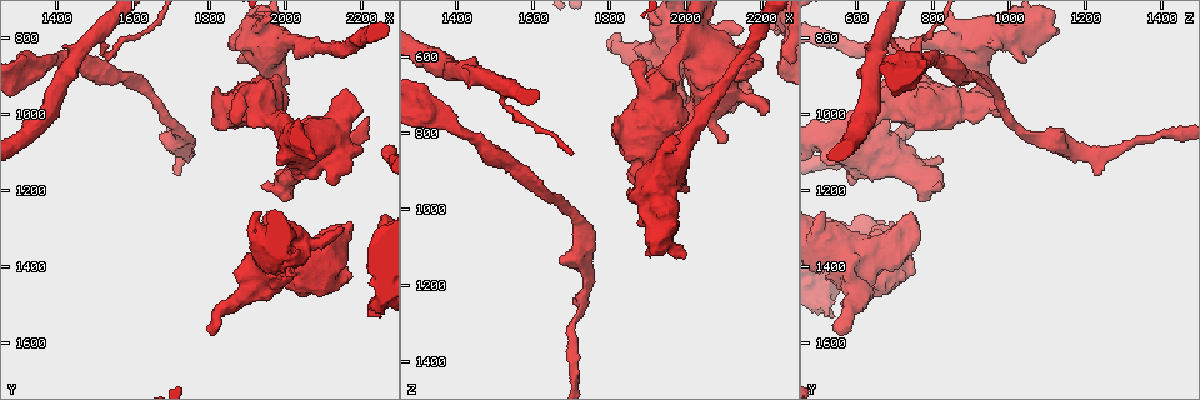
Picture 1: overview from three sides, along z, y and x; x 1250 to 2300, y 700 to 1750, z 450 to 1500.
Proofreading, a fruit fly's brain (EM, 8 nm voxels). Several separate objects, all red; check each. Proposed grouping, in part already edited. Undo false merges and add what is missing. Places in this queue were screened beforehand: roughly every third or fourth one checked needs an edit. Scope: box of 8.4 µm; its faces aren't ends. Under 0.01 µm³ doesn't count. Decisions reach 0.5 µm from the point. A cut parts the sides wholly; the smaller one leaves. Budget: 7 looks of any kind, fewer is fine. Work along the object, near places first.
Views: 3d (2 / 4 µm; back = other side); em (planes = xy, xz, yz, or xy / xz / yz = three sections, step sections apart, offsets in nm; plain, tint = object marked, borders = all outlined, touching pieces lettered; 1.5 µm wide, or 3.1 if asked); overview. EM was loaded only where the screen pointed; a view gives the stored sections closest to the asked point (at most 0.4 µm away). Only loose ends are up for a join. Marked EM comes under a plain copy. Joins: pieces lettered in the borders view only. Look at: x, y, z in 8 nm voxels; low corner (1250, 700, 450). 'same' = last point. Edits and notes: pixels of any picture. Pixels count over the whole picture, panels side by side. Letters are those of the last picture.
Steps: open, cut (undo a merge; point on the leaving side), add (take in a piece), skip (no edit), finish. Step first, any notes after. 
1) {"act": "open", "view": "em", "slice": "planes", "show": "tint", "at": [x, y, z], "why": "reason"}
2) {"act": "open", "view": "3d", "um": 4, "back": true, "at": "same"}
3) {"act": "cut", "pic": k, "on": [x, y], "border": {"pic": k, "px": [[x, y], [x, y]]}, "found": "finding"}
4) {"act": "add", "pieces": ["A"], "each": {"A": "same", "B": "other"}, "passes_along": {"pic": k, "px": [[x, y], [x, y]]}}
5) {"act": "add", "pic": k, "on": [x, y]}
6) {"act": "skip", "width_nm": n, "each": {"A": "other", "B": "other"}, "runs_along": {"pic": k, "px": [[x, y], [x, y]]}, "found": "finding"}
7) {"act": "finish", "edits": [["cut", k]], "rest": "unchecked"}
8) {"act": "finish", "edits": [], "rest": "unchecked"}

{"act": "open", "view": "em", "slice": "planes", "show": "tint", "at": [2000, 780, 1115], "why": "stops while still wide"}

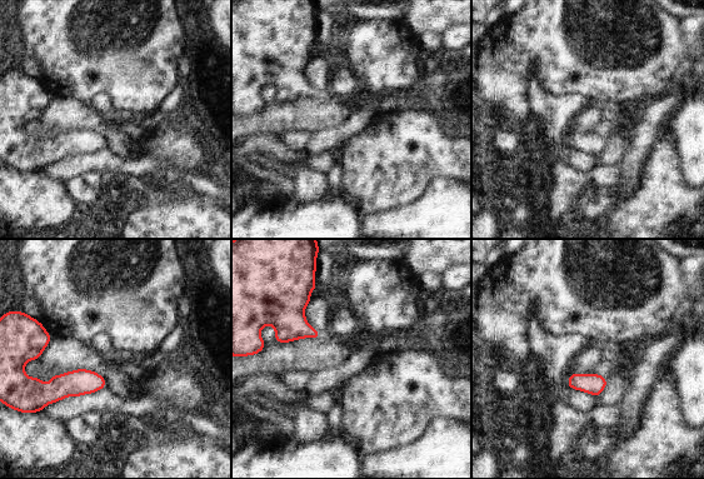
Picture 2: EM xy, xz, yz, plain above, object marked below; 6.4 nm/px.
{"act": "open", "view": "em", "slice": "planes", "show": "borders", "at": "same", "why": "see the neighbours"}

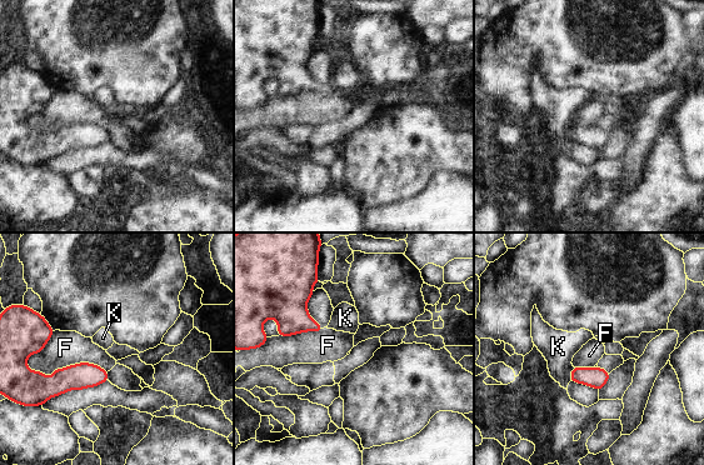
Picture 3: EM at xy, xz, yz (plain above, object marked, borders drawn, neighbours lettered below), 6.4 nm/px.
{"act": "skip", "each": {"F": "other", "K": "other"}, "border": {"pic": 3, "px": [[28, 368], [106, 371]]}, "found": "none of them fits"}

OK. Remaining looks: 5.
{"act": "open", "view": "em", "slice": "planes", "show": "borders", "at": [2015, 815, 800], "why": "sudden change in width"}

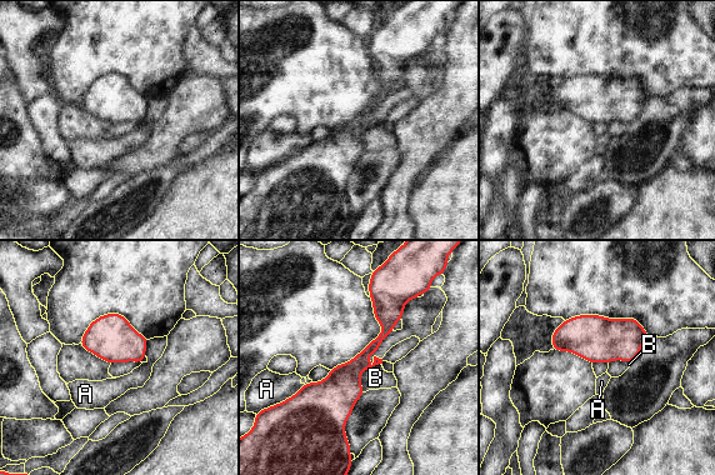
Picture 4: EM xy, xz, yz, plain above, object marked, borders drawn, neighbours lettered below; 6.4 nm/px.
{"act": "skip", "width_nm": 160, "each": {"A": "other", "B": "other"}, "border": {"pic": 4, "px": [[380, 363], [360, 375], [363, 391]]}, "found": "continuous, no second neuron"}

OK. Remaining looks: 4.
{"act": "open", "view": "em", "slice": "planes", "show": "borders", "at": [1720, 1155, 1225], "why": "free end"}

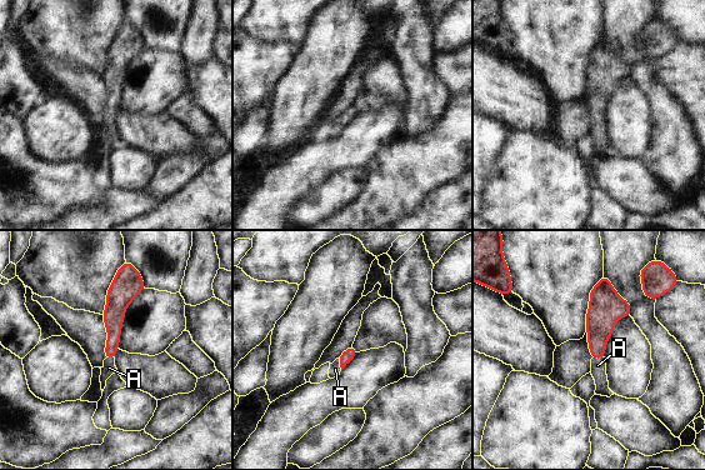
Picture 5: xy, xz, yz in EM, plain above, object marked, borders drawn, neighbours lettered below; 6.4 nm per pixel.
{"act": "add", "pieces": ["A"], "each": {"A": "same"}, "passes_along": {"pic": 5, "px": [[600, 319], [598, 358], [598, 365]]}, "found": "it goes on there"}

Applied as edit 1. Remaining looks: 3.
{"act": "finish", "edits": [["add", 5]], "rest": "unchecked"}

